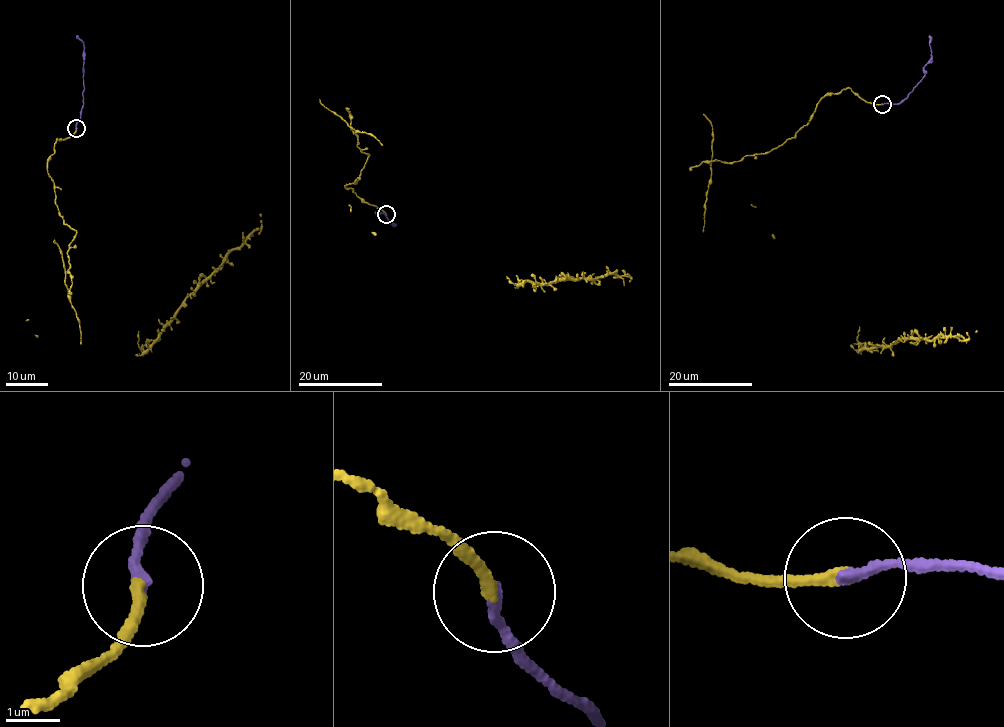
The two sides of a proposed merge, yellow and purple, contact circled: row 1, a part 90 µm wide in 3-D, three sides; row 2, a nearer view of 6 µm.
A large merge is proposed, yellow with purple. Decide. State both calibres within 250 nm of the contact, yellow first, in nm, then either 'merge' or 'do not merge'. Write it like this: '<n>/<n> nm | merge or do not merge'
200/200 nm | merge

